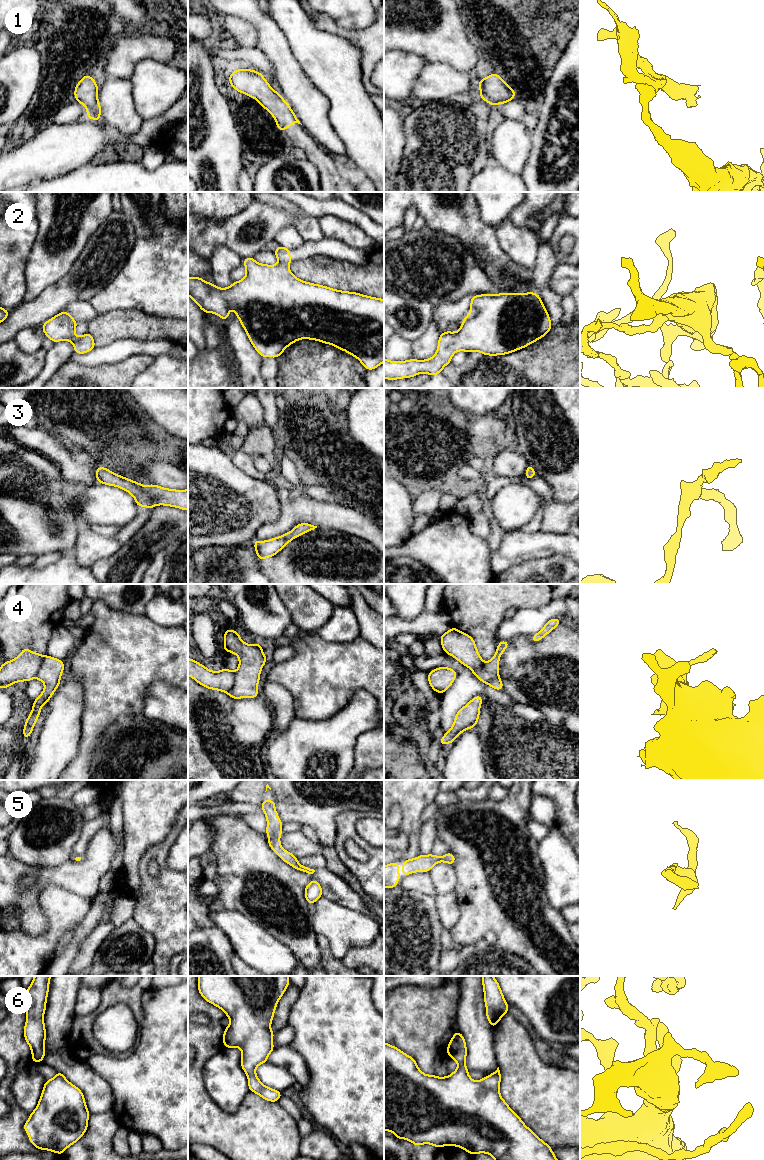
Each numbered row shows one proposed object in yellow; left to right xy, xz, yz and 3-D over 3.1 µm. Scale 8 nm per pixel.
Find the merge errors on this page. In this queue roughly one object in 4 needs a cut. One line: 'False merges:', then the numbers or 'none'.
False merges: none

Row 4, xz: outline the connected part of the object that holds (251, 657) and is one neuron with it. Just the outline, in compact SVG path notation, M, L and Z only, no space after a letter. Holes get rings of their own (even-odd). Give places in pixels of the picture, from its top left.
M228 628L224 633L224 649L225 652L231 652L238 656L239 667L233 672L227 668L221 671L211 671L197 661L188 657L188 676L192 677L197 683L208 689L219 690L230 695L232 699L240 698L256 698L258 697L258 682L262 667L267 659L261 648L260 642L255 645L244 643L240 638L240 633Z

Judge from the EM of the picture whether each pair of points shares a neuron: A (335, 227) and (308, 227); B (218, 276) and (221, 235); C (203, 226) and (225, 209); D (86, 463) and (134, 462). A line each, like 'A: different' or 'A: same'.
A: different
B: different
C: different
D: different

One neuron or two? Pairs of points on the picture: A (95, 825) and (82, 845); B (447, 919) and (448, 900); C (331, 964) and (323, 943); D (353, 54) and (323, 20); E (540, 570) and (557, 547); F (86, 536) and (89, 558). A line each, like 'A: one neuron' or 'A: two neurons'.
A: one neuron
B: one neuron
C: one neuron
D: two neurons
E: two neurons
F: one neuron

